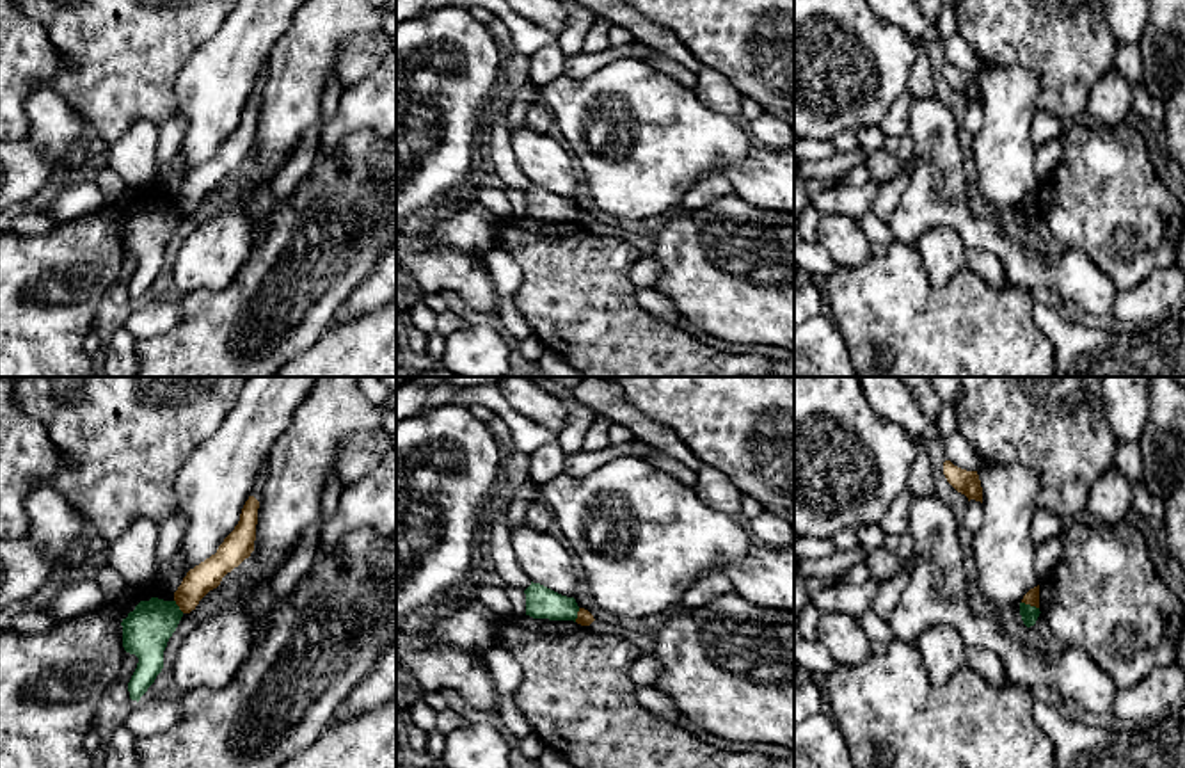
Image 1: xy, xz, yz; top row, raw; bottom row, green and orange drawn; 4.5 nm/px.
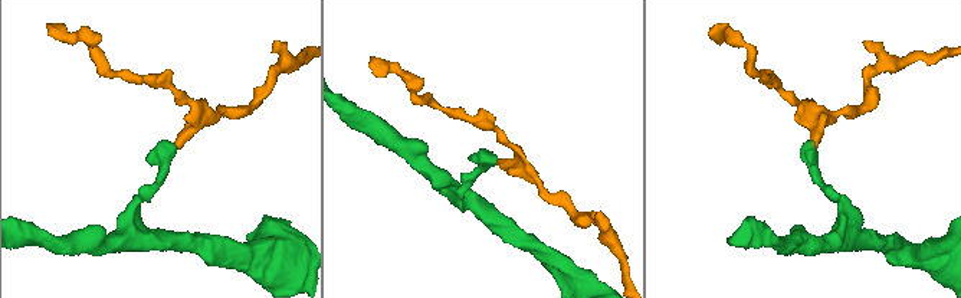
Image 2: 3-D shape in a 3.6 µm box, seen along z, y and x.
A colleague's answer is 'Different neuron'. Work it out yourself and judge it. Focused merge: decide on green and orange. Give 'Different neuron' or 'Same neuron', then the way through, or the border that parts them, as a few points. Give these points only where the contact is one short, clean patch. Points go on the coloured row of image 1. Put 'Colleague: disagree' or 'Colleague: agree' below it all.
Different neuron. Boundary: yz (1022, 601), (1038, 608)
Colleague: agree

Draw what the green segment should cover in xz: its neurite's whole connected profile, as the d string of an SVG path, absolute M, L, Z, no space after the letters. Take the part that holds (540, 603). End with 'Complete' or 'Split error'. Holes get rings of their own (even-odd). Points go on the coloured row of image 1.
M533 583L524 590L526 615L549 620L574 620L579 606L574 597L561 596L540 583Z. Complete

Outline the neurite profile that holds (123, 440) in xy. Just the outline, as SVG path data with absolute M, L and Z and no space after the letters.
M18 377L12 388L18 409L44 425L48 437L62 455L60 469L48 485L57 489L85 519L89 519L98 535L112 542L140 517L160 524L176 512L174 482L178 471L188 460L190 453L211 437L224 418L233 411L245 382L247 377Z

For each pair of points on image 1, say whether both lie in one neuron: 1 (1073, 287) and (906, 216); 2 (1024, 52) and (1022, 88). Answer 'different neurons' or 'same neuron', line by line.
1: same neuron
2: different neurons

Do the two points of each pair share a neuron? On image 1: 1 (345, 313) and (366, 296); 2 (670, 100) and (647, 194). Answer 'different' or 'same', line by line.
1: same
2: same

